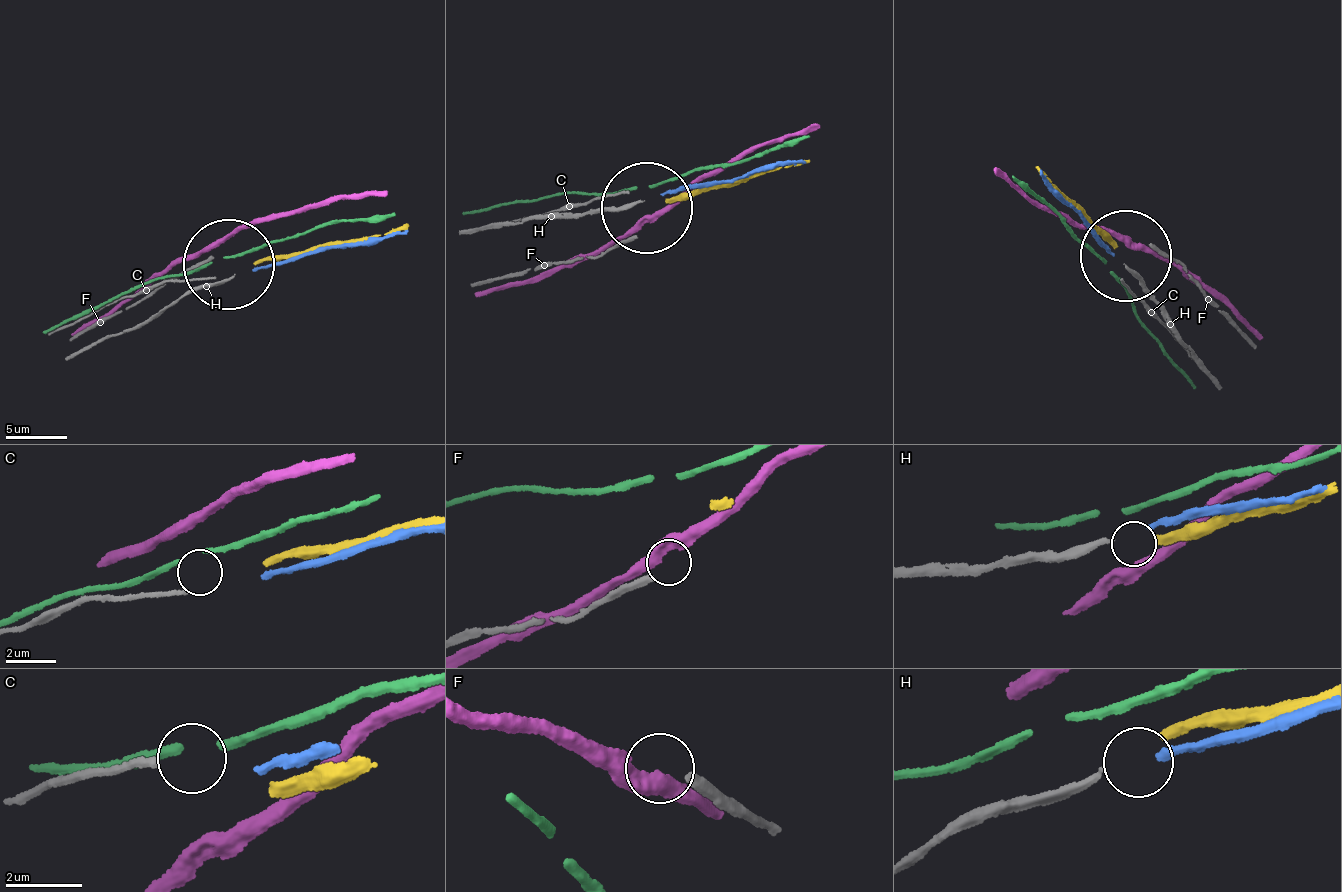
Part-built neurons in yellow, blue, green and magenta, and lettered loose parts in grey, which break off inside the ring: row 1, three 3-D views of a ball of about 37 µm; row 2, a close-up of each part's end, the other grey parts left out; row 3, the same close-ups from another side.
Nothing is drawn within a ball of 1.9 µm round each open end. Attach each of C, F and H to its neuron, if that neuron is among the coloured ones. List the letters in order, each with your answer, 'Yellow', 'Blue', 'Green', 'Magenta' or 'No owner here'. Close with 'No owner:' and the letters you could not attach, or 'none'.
C: No owner here
F: No owner here
H: Yellow
No owner: C, F

